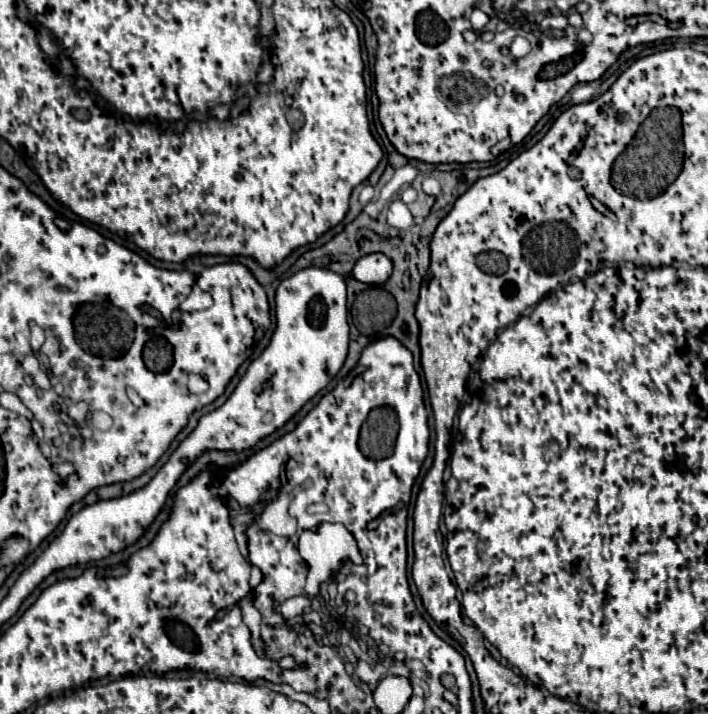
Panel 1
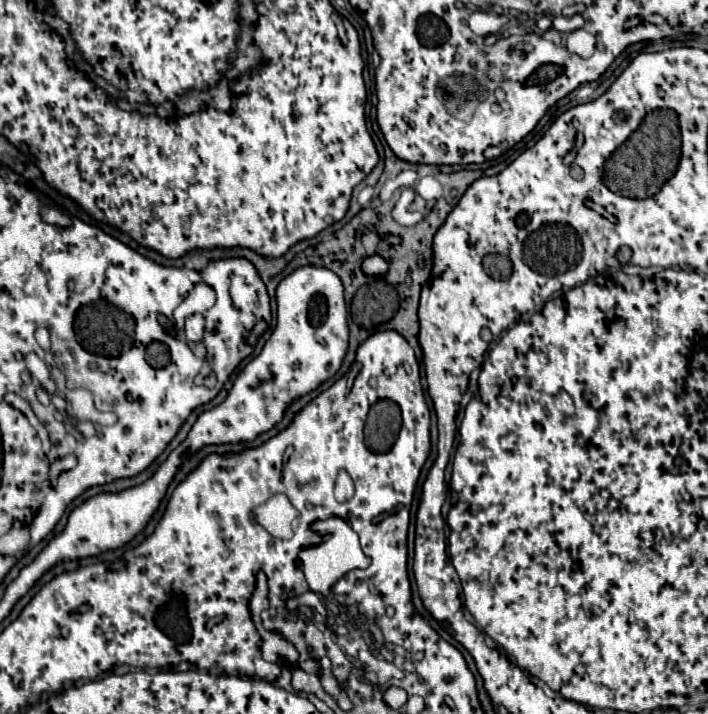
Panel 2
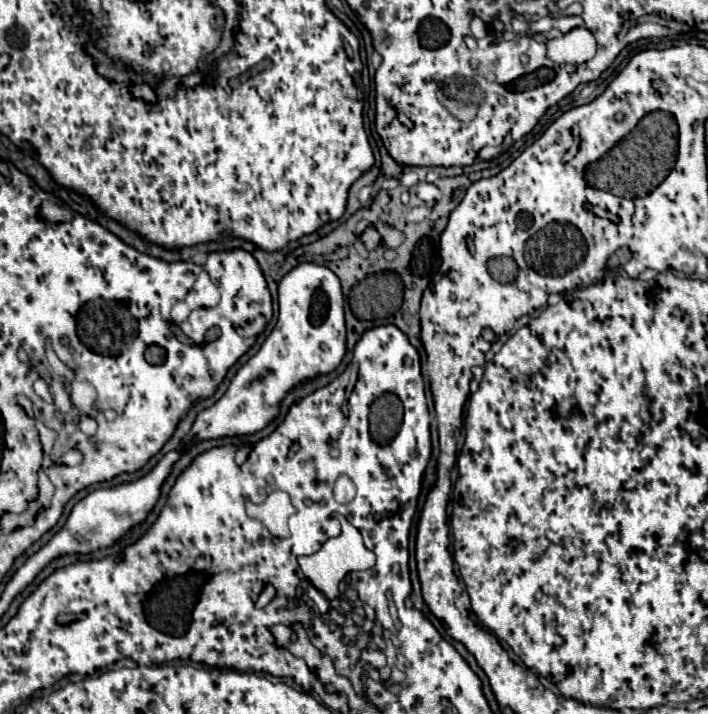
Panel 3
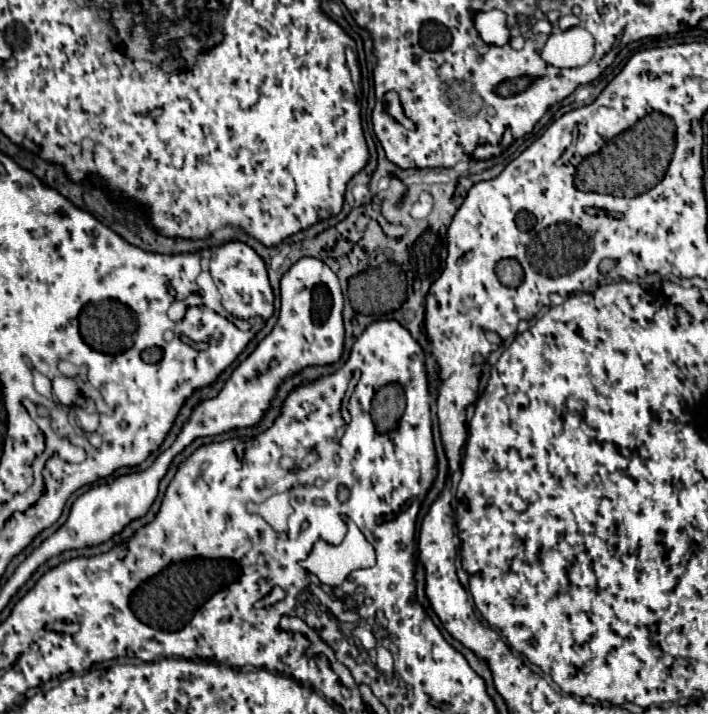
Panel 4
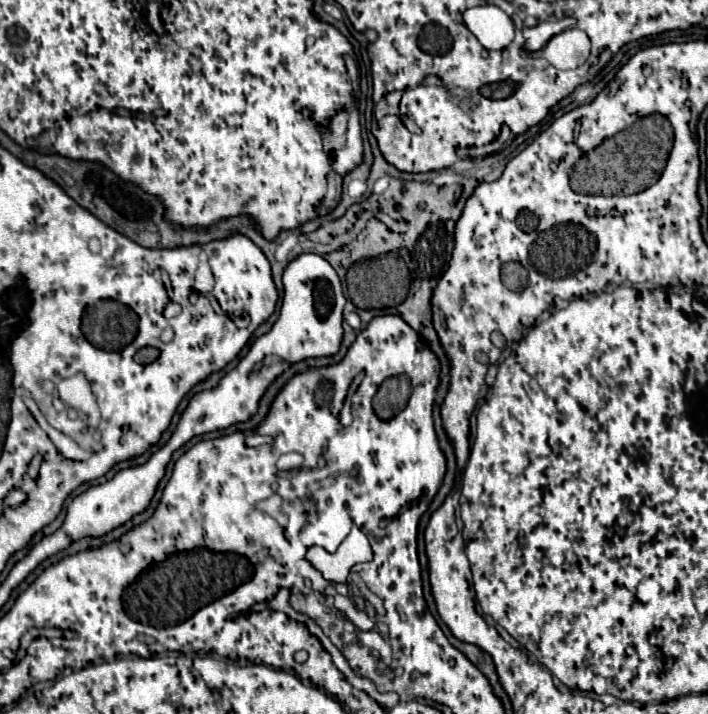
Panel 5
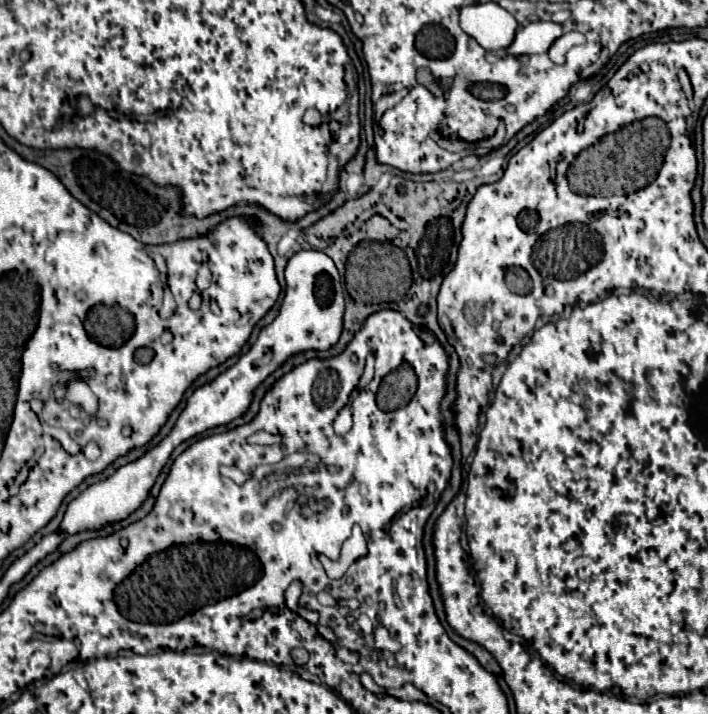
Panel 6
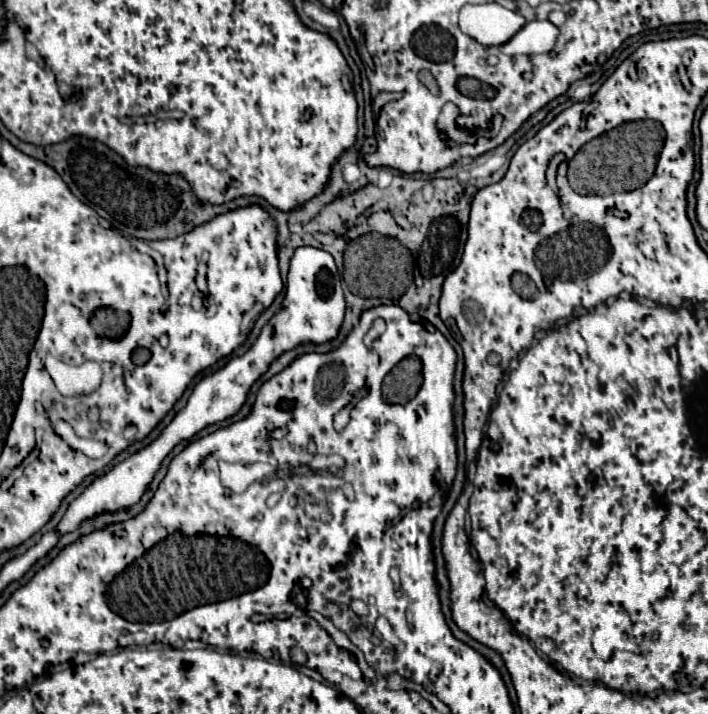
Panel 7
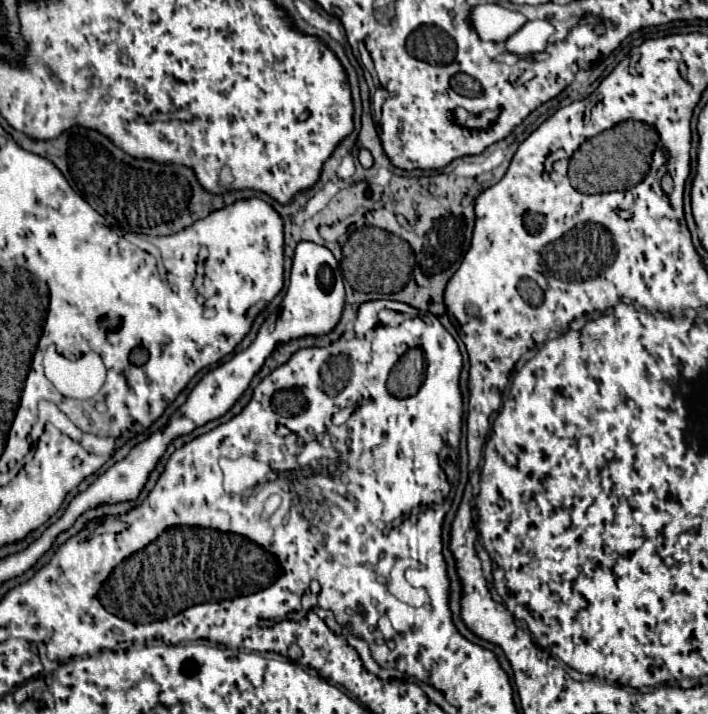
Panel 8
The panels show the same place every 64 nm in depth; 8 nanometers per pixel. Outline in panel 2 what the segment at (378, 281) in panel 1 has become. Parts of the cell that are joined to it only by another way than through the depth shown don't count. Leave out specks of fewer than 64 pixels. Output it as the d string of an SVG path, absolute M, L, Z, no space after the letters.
M374 254L374 256L364 258L364 262L362 262L362 270L367 275L384 277L386 276L386 272L388 272L388 262L386 262L382 256Z

